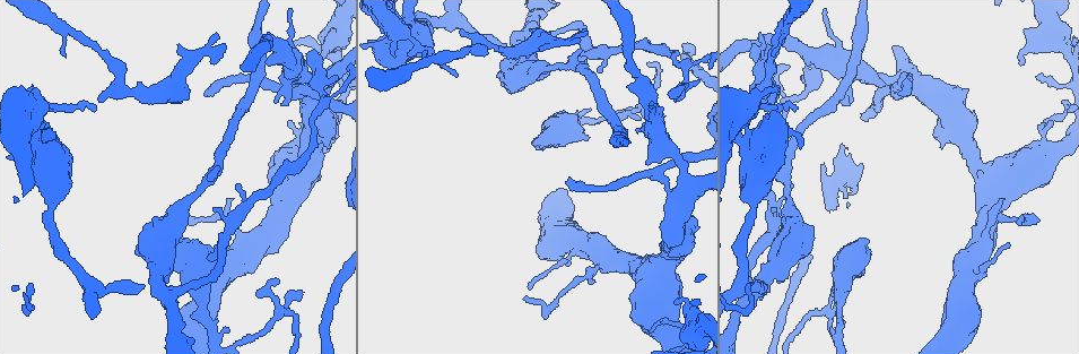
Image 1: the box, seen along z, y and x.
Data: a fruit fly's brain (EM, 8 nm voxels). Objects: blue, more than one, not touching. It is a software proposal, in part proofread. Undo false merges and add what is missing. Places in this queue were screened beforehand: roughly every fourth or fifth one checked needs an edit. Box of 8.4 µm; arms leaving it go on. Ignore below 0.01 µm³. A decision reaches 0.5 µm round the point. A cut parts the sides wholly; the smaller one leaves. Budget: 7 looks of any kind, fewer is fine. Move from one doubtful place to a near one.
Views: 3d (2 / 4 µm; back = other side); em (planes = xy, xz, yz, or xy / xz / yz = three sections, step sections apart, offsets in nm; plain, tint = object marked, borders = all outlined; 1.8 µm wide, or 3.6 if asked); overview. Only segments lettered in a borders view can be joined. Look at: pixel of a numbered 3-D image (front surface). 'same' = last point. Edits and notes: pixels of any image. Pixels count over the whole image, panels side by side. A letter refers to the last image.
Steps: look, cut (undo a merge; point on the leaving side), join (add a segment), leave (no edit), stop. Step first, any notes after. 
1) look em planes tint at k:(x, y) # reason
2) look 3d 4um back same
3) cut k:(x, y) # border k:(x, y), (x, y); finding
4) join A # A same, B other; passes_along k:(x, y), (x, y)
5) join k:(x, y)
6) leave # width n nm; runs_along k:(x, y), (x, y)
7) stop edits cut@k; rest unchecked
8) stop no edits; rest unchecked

look 3d 2um at 1:(177, 44) # branch stops here

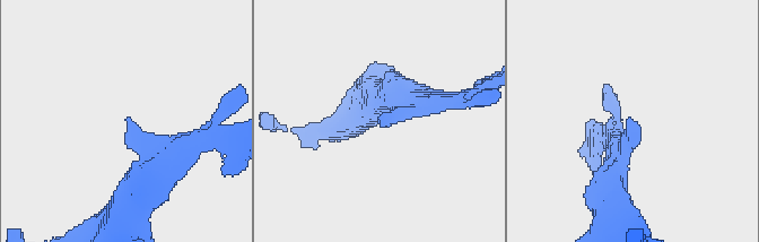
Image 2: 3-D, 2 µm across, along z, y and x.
look em xz step 16 borders at 2:(630, 117) # shape alone is not enough

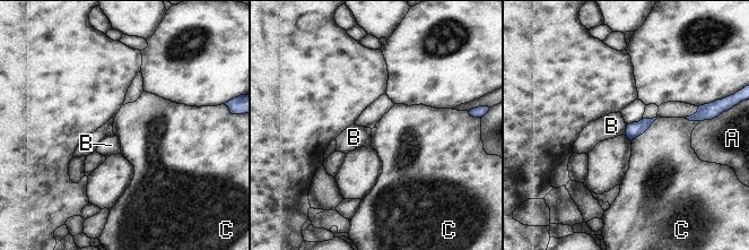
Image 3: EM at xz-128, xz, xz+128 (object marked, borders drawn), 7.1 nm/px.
look em planes borders same # cut it another way

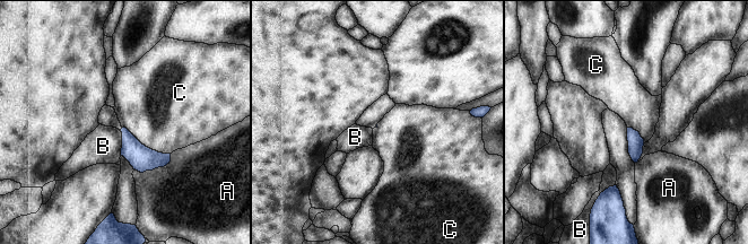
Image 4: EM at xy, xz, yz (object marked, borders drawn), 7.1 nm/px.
leave # A other, B other, C other; border 4:(122, 127), (146, 146), (170, 154); no lettered segment goes on from it

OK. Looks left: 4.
look em planes borders at 1:(566, 181) # branch stops here

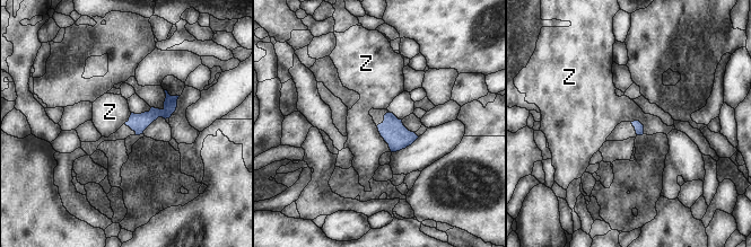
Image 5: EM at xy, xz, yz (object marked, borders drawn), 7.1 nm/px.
leave # Z other; runs_along 5:(174, 98), (162, 113), (129, 123); no lettered segment goes on from it

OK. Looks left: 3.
look 3d 4um at 1:(767, 281)

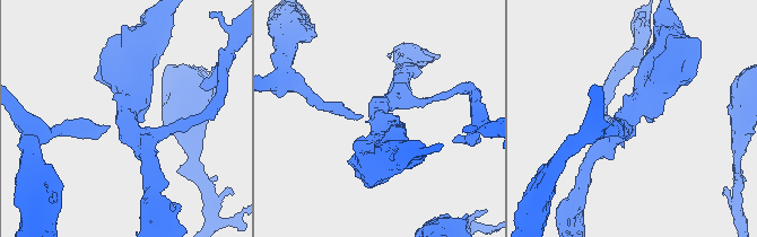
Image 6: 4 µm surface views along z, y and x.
look em xy step 4 tint at 6:(122, 120) # shape alone is not enough

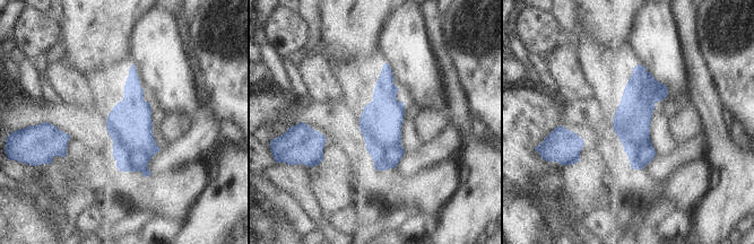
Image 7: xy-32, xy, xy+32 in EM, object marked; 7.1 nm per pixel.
look em planes borders same # another direction

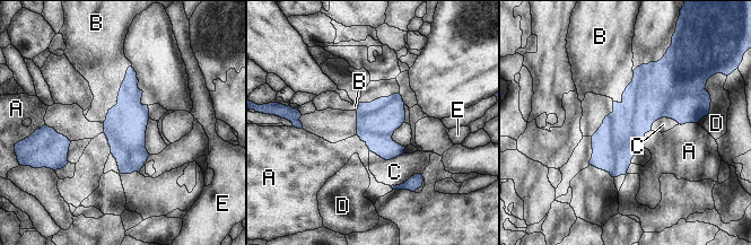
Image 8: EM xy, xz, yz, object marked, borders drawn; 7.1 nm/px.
cut 8:(616, 142) # width 280 nm; A other, B other, C other, D other, E other; border 8:(622, 97), (640, 120), (644, 133); two cells meet here

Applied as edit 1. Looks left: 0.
stop edits cut@8; rest unchecked

